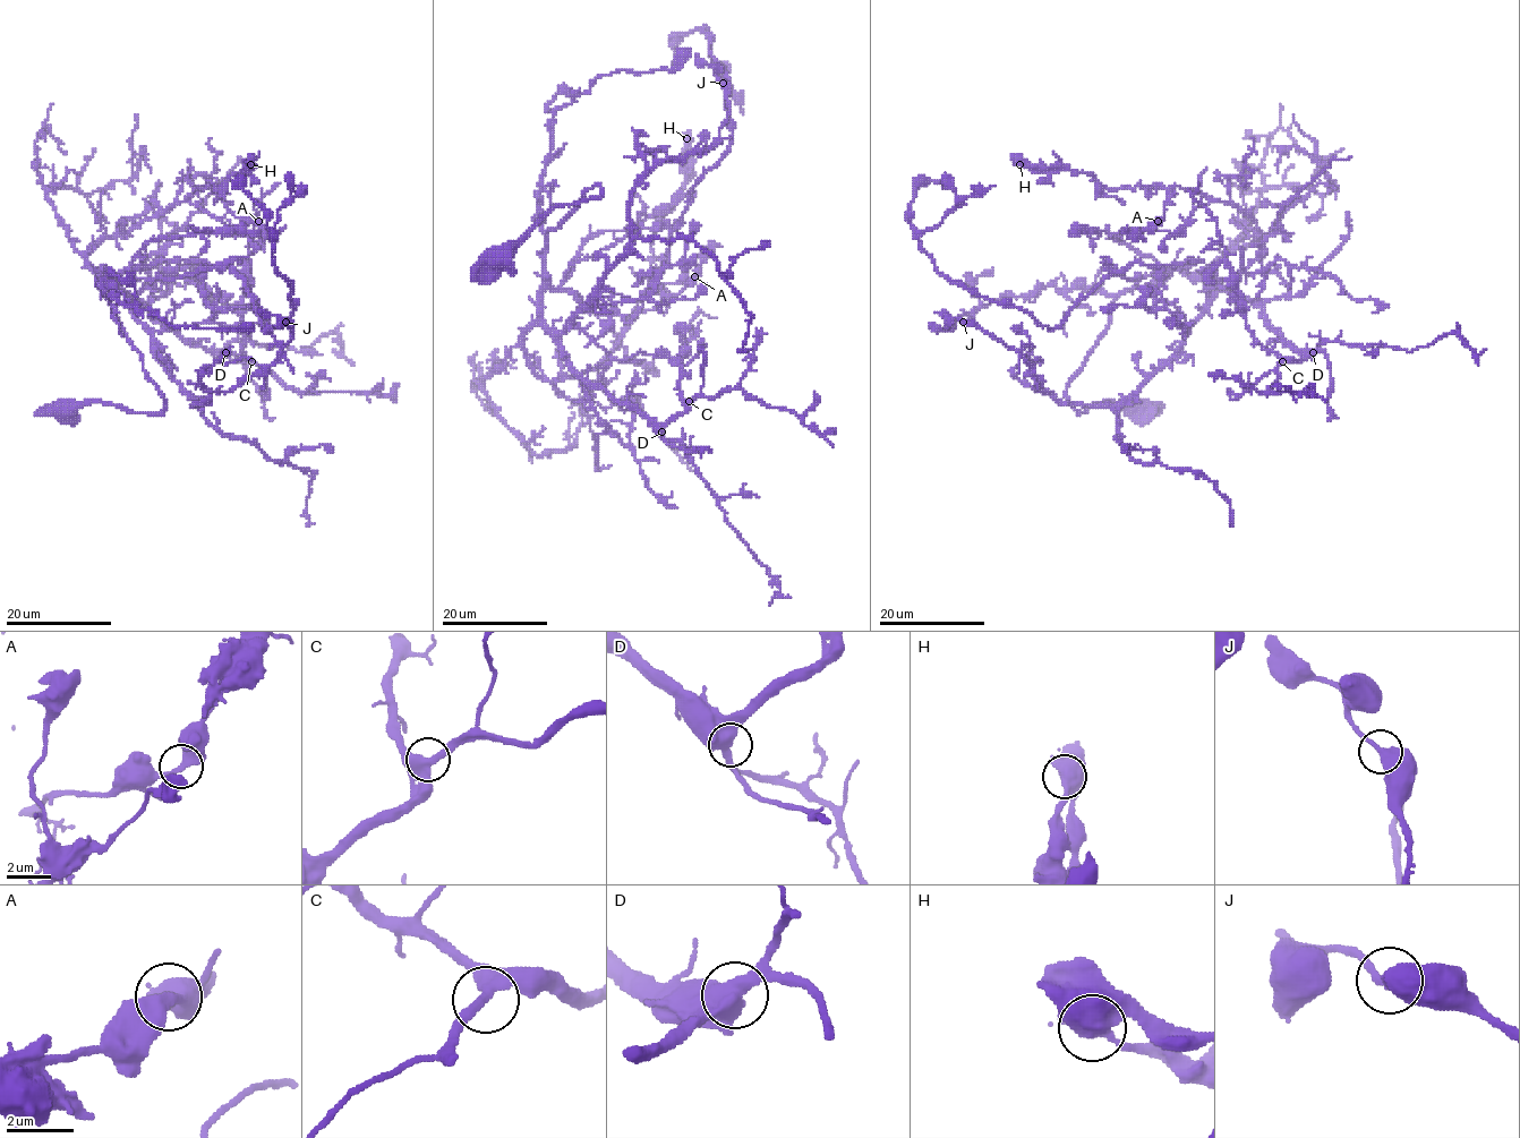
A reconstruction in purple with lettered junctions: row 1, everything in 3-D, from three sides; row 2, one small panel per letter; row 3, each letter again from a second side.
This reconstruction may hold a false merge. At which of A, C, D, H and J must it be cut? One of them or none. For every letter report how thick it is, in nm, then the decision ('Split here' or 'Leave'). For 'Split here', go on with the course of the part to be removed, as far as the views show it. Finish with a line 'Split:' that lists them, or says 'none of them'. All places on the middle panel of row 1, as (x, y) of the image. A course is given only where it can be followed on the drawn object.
A: Thickness 360 nm. Leave
C: Thickness 400 nm. Leave
D: Thickness 550 nm. Leave
H: Thickness 700 nm. Split here. Course of the part to remove: (686, 139), (684, 188)
J: Thickness 460 nm. Leave
Split: H

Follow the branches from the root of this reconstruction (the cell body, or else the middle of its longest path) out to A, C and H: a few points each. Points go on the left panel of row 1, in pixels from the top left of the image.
A: (65, 411), (164, 407), (109, 302), (108, 275), (88, 263), (93, 247), (205, 186), (258, 221)
C: (65, 411), (92, 403), (144, 413), (164, 407), (109, 302), (104, 271), (187, 341), (224, 358), (252, 361)
H: (65, 411), (163, 409), (108, 275), (86, 256), (250, 164)

